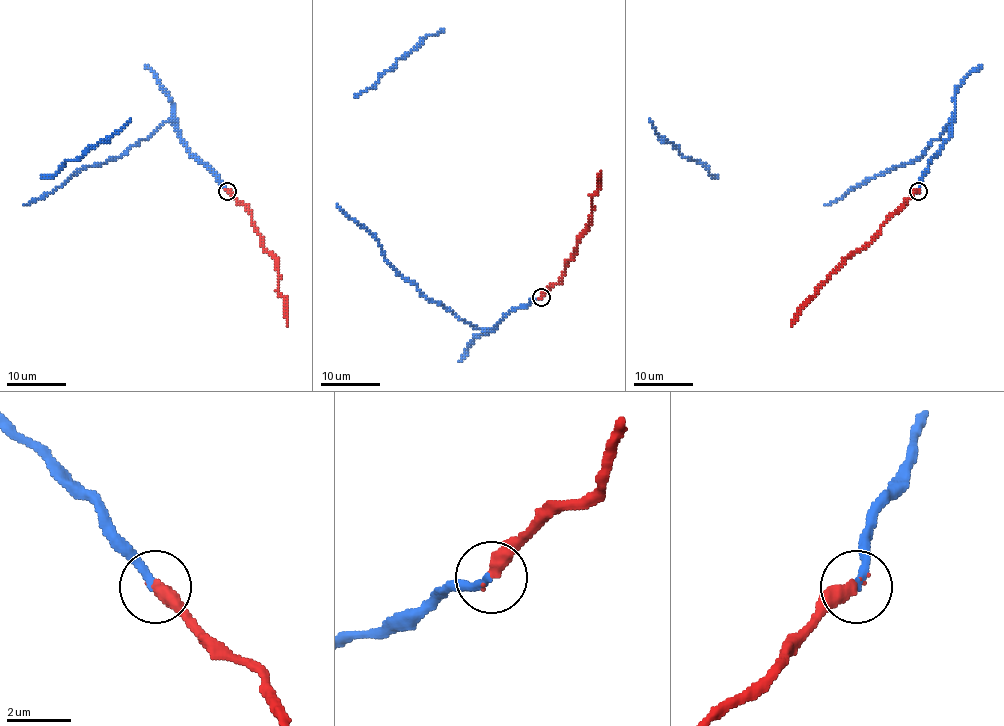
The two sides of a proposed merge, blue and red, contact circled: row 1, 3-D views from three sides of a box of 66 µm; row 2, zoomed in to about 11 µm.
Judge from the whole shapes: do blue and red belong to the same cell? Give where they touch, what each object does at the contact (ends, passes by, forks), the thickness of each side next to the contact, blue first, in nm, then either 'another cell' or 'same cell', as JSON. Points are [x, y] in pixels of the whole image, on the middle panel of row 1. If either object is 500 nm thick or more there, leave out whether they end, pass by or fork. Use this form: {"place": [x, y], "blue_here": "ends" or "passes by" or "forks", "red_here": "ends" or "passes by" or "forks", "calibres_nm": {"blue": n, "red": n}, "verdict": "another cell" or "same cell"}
{"place": [541, 297], "blue_here": "ends", "red_here": "ends", "calibres_nm": {"blue": 240, "red": 400}, "verdict": "same cell"}

